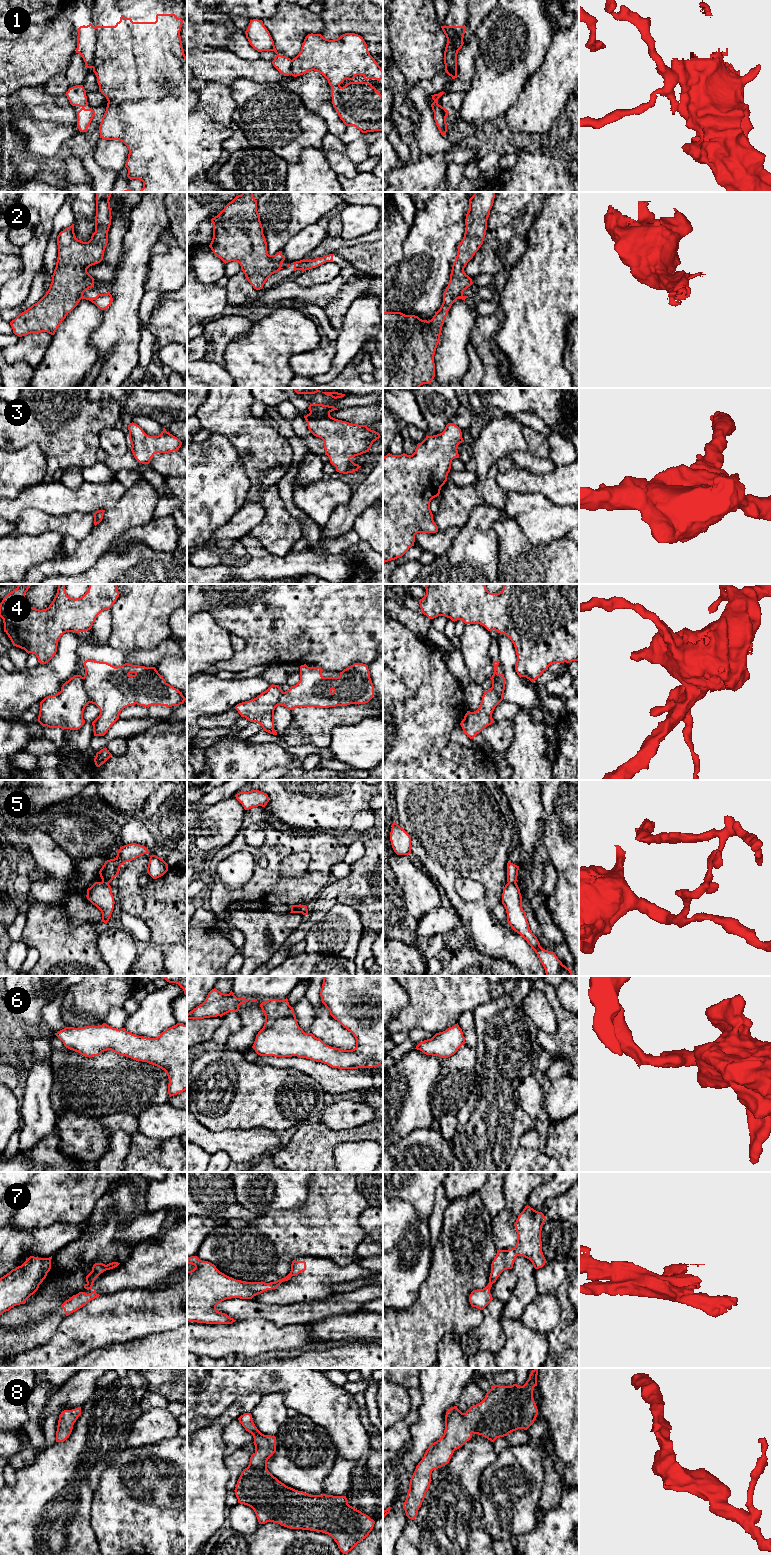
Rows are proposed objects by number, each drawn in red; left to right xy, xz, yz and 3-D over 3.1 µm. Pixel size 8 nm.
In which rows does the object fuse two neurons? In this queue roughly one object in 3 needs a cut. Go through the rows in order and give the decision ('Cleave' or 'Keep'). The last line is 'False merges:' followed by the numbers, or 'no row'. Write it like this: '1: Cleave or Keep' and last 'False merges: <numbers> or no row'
1: Cleave
2: Cleave
3: Keep
4: Cleave
5: Cleave
6: Keep
7: Cleave
8: Keep
False merges: 1, 2, 4, 5, 7

